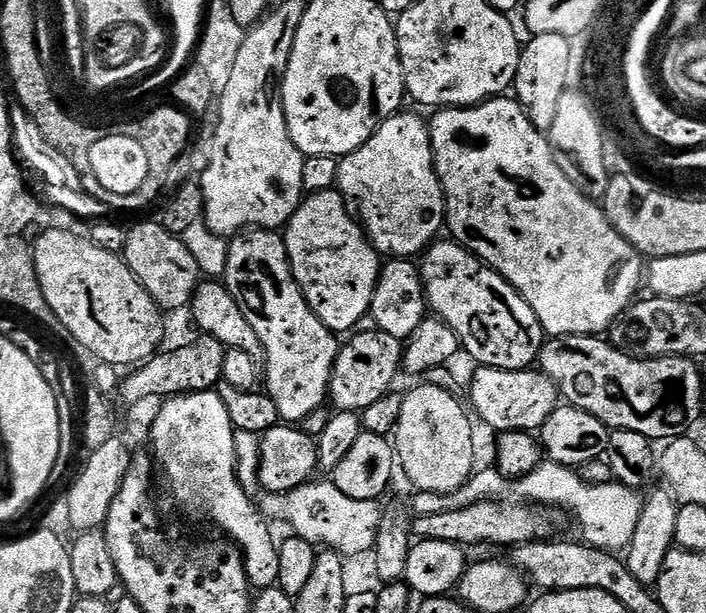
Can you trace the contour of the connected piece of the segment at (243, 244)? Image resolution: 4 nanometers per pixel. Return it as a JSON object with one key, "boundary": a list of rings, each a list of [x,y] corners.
{"boundary":[[[266,228],[245,230],[228,246],[222,283],[265,348],[262,384],[284,422],[304,422],[329,399],[328,383],[338,351],[337,337],[312,313],[292,273],[284,237]]]}

